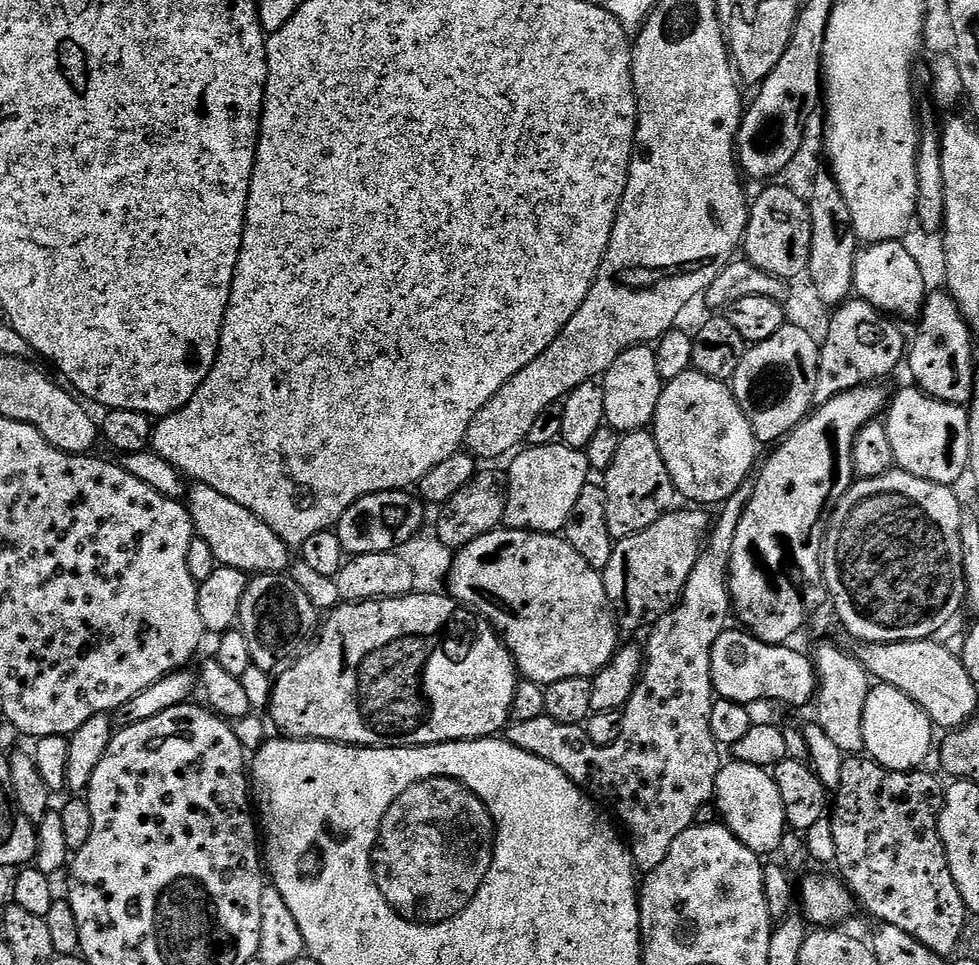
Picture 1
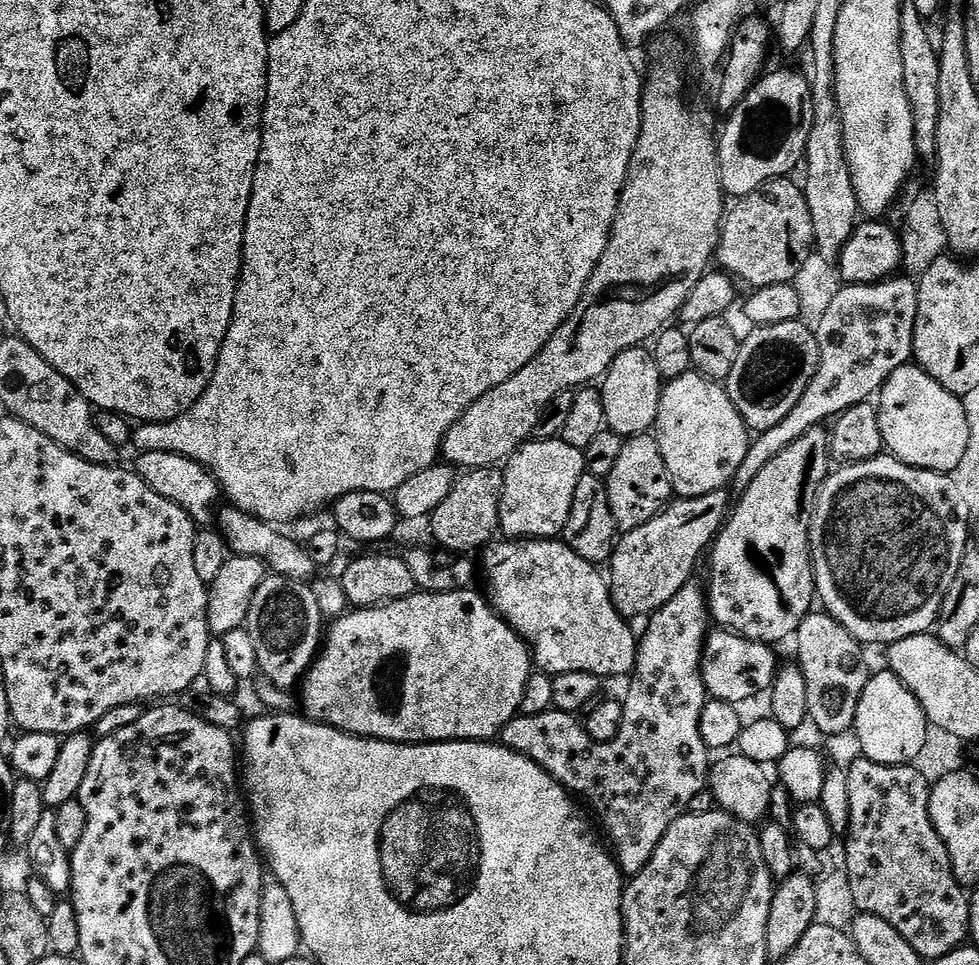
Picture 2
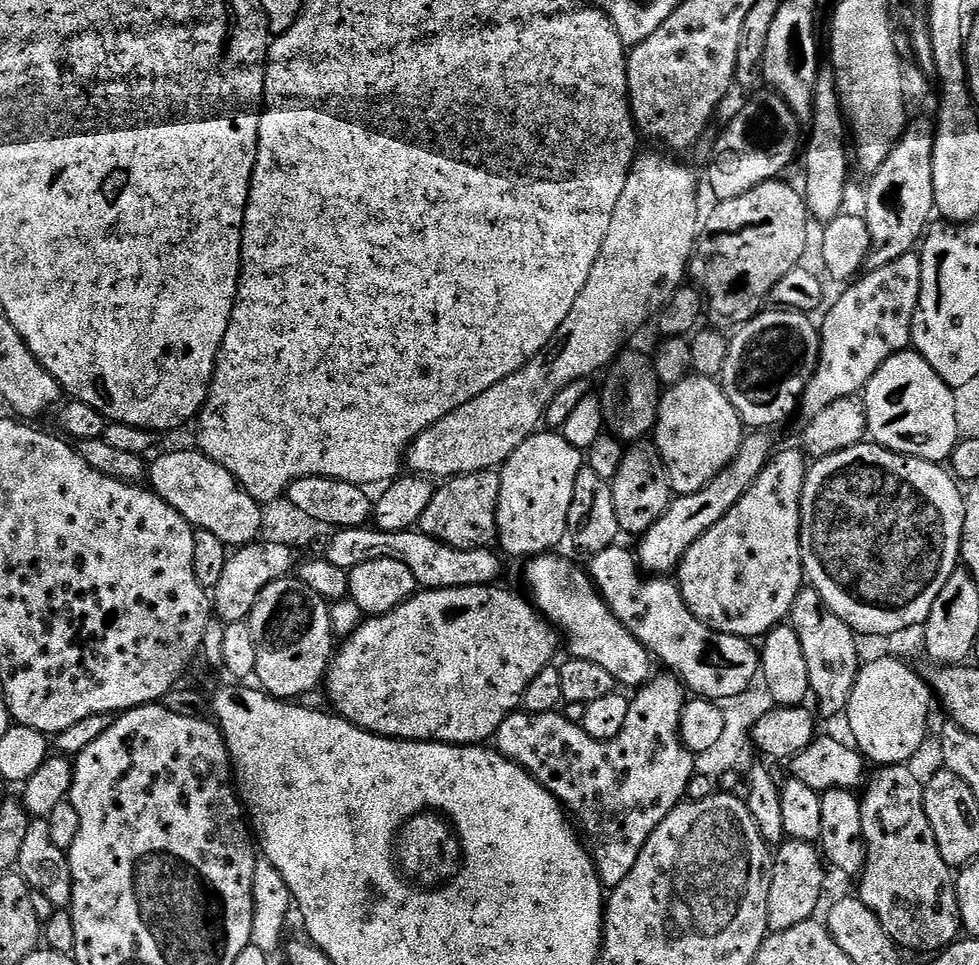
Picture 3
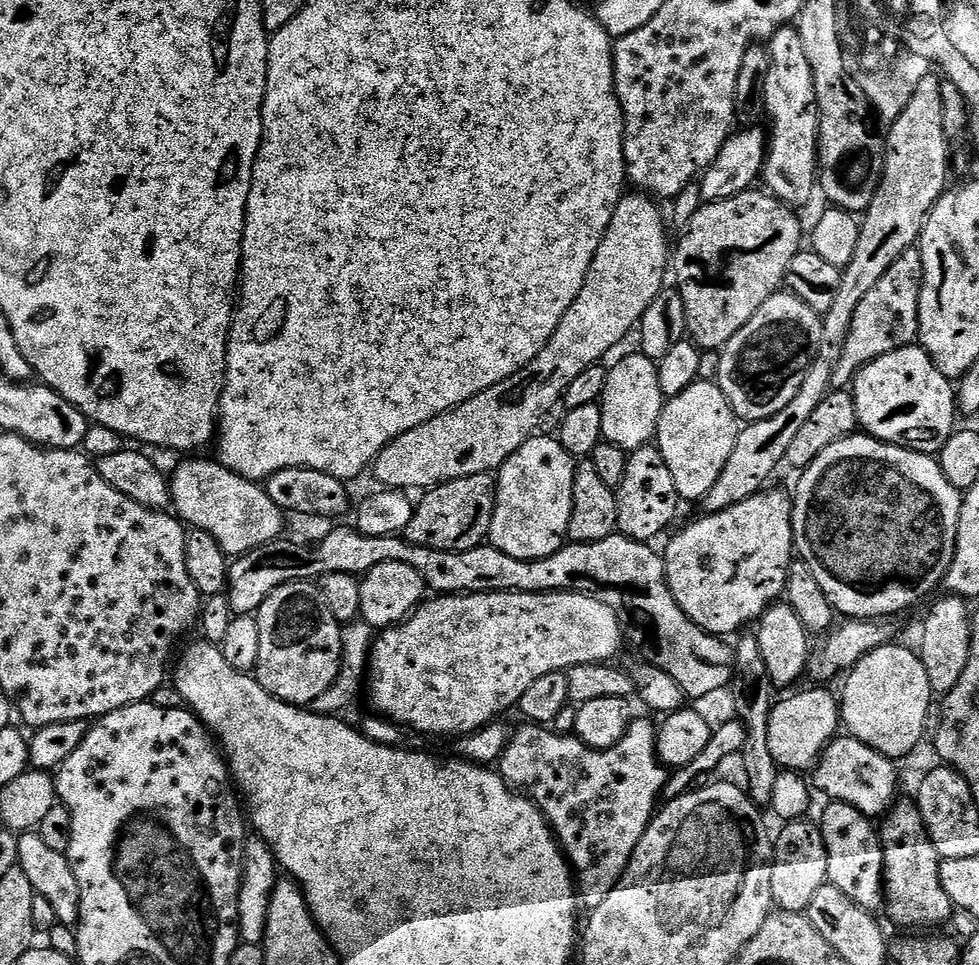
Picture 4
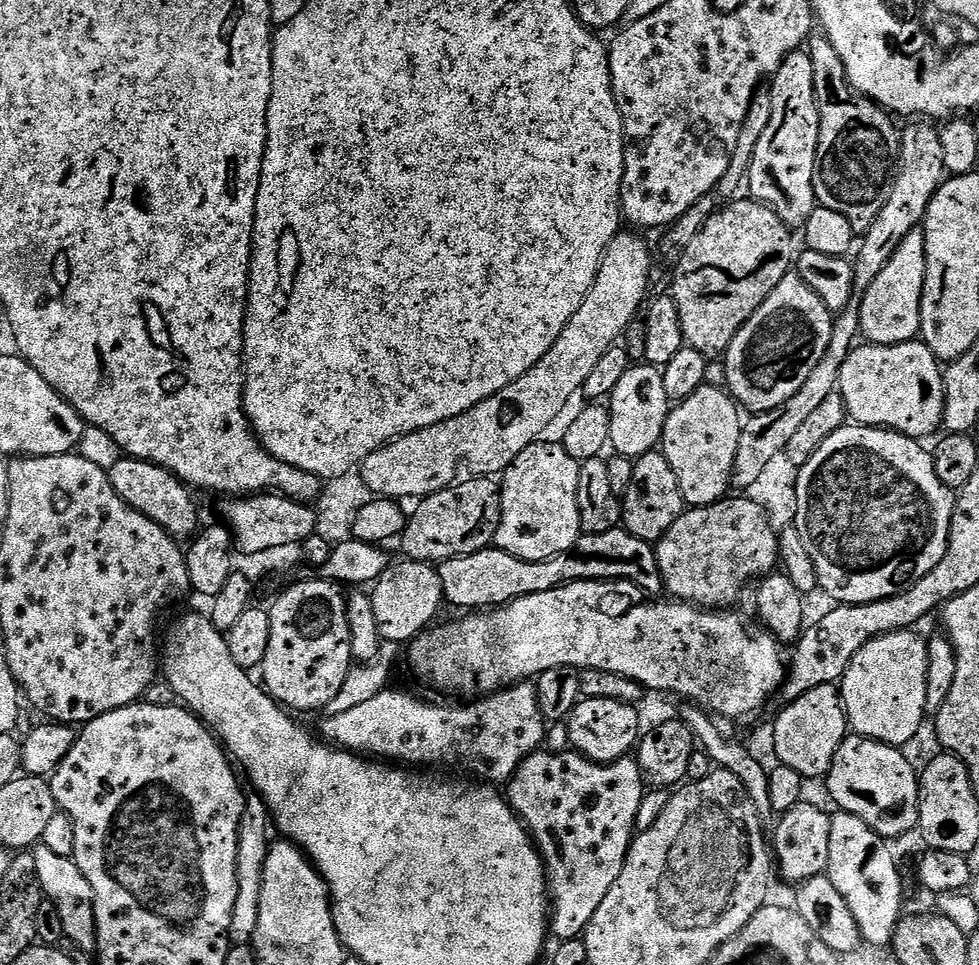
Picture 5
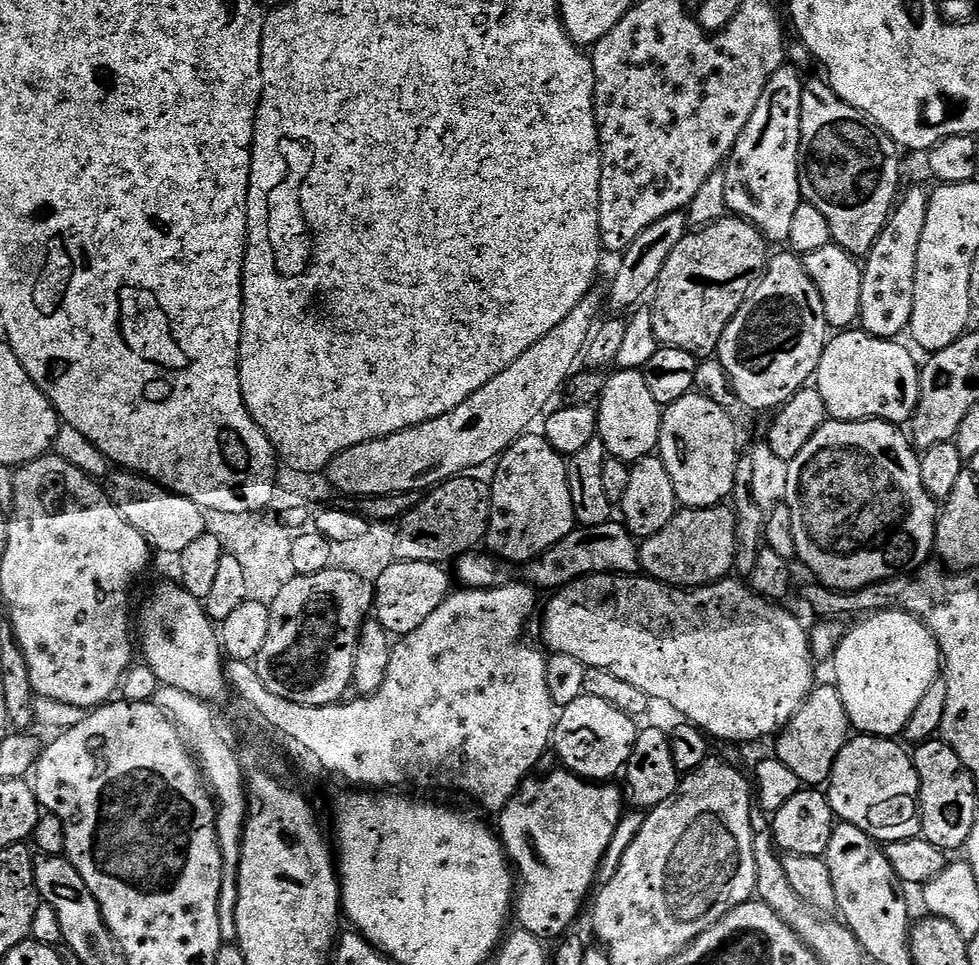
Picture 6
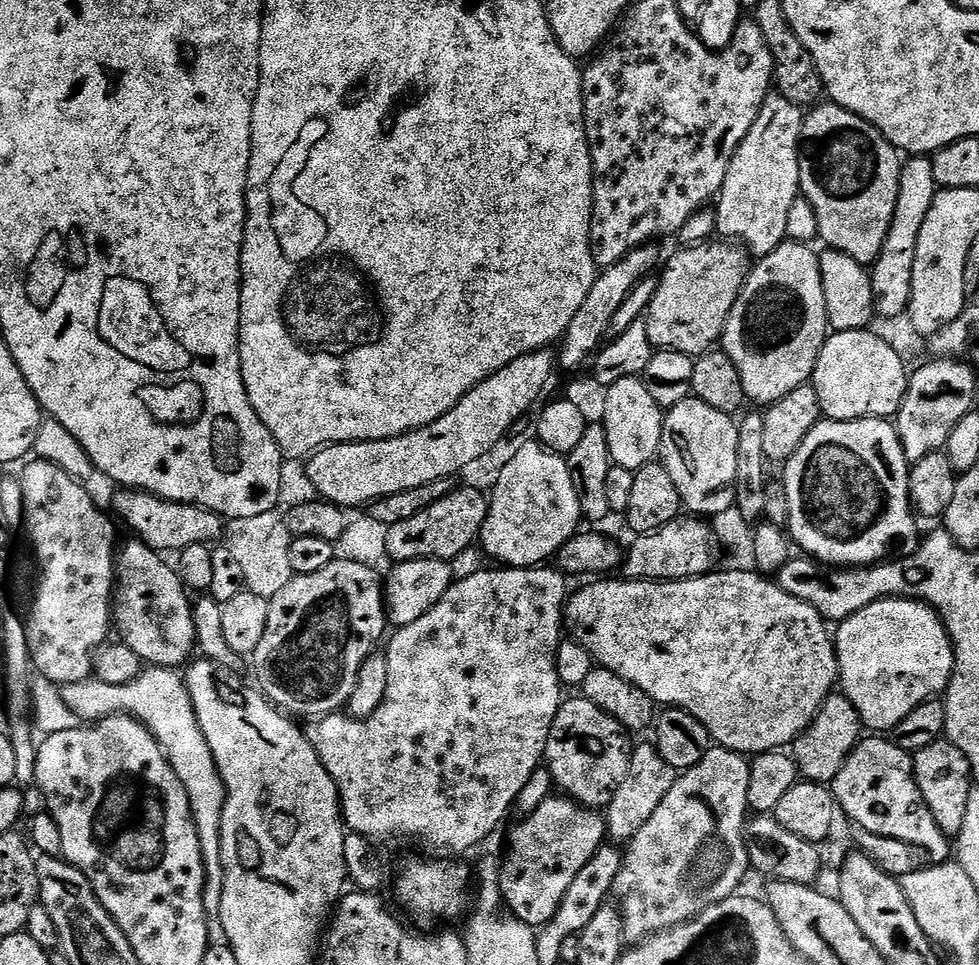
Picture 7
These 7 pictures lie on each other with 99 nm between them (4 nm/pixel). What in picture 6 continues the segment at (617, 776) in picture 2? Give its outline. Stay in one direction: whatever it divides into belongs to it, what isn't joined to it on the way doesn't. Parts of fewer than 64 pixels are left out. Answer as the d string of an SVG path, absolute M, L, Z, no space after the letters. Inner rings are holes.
M555 770L544 775L537 775L535 778L529 778L521 784L520 789L510 798L510 802L504 809L498 813L500 820L500 828L498 827L498 835L500 843L503 844L505 852L508 853L509 861L514 869L515 875L518 877L518 895L514 900L514 920L517 920L519 927L525 932L534 934L539 940L545 942L555 941L557 938L563 937L569 931L567 929L580 916L580 911L584 908L584 899L593 891L592 883L597 883L599 874L599 866L606 854L607 847L610 845L611 838L614 837L615 830L621 817L625 815L624 800L626 804L626 796L623 791L620 792L615 788L612 782L593 782L584 780L580 776L575 776L573 772L567 770Z

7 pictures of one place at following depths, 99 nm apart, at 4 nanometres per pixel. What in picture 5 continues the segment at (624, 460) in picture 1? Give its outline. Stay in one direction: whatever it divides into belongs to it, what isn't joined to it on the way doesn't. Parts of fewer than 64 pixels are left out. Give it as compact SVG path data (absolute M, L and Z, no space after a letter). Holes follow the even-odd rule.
M653 450L635 457L633 464L636 465L633 466L632 477L628 480L628 493L622 497L622 527L639 540L655 542L679 518L681 512L685 511L686 505L677 488L674 470L670 470L663 451Z

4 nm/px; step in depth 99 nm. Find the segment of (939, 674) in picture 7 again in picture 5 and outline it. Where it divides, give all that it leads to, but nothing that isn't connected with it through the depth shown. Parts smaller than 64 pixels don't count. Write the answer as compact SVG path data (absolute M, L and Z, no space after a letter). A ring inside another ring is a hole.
M912 630L891 632L874 638L854 654L844 677L838 681L840 702L848 718L848 727L855 735L865 736L883 744L905 746L920 732L920 723L927 709L927 660L928 645L925 637L915 636Z

